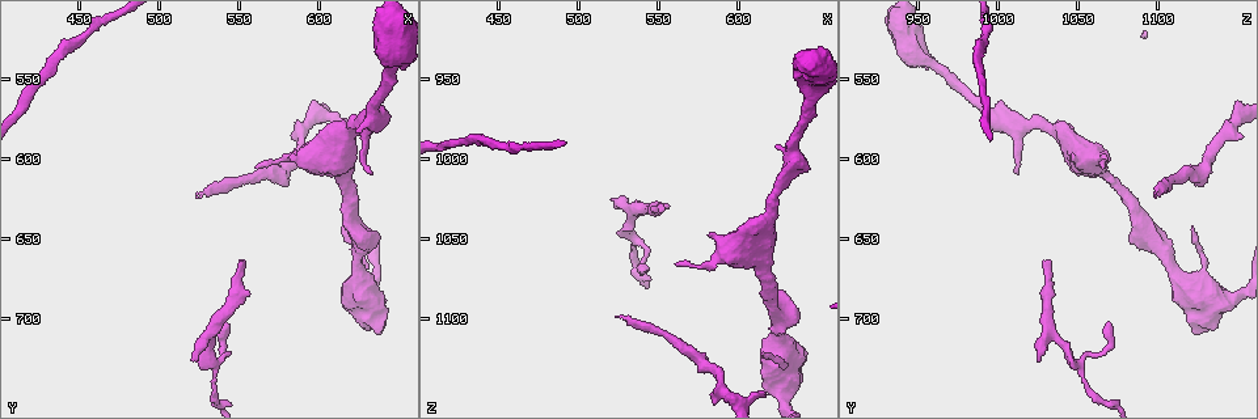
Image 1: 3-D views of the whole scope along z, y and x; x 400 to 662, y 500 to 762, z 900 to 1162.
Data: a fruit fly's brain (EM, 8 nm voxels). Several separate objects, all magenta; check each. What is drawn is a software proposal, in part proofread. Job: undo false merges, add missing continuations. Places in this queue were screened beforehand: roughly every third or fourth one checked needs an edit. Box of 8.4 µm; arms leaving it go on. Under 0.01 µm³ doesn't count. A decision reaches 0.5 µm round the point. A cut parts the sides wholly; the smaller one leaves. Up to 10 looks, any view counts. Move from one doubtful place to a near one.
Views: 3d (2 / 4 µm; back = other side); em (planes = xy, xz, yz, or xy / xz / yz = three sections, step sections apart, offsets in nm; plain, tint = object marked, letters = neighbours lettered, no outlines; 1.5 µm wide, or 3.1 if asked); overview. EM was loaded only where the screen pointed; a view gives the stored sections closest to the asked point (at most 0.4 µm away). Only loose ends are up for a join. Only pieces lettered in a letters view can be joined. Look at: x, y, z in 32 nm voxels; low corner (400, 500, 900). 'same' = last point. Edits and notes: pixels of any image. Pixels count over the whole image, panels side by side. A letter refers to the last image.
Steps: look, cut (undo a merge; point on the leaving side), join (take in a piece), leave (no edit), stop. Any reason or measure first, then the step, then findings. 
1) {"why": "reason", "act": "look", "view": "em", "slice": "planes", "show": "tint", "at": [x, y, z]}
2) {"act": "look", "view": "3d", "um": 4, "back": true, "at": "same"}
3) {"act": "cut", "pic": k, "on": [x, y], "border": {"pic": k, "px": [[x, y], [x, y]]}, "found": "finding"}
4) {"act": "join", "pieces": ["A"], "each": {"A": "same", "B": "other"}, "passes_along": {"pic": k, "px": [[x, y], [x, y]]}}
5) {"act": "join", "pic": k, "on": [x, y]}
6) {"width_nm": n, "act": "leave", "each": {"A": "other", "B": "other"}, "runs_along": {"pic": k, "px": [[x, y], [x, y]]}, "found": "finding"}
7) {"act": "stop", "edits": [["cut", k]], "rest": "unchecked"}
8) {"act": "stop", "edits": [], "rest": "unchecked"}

{"why": "branch stops here", "act": "look", "view": "3d", "um": 4, "at": [518, 726, 1026]}

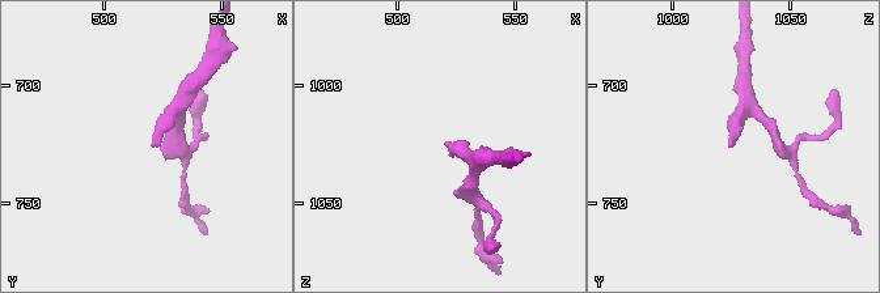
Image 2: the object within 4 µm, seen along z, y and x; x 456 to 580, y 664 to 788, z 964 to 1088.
{"act": "look", "view": "em", "slice": "planes", "show": "tint", "at": [520, 726, 1024]}

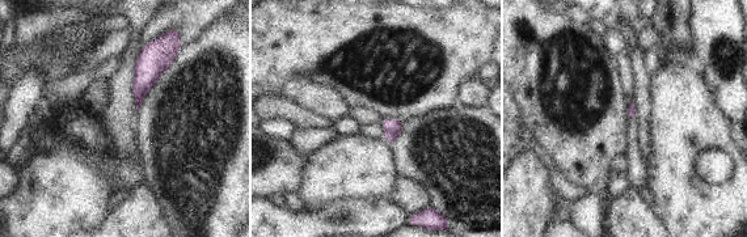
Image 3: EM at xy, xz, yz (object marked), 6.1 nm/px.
{"why": "what lies round it", "act": "look", "view": "em", "slice": "planes", "show": "letters", "at": "same"}

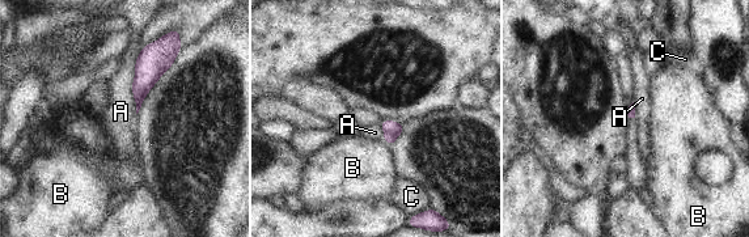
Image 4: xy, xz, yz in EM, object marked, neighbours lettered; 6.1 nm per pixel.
{"act": "leave", "each": {"A": "other", "B": "other", "C": "other"}, "border": {"pic": 4, "px": [[143, 46], [132, 81], [135, 113]]}, "found": "no lettered piece goes on from it"}

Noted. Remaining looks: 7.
{"why": "tapers out", "act": "look", "view": "em", "slice": "planes", "show": "letters", "at": [554, 664, 1030]}

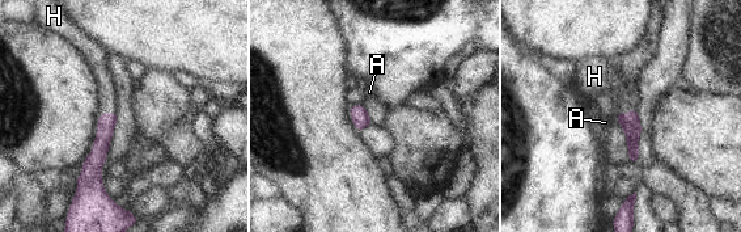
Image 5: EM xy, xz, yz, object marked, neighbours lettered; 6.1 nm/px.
{"act": "join", "pic": 5, "on": [609, 76], "each": {"A": "other", "H": "same"}, "passes_along": {"pic": 5, "px": [[630, 122], [626, 113], [609, 76]]}, "found": "it goes on there"}

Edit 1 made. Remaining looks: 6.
{"why": "thick end", "act": "look", "view": "em", "slice": "xz", "step": 8, "show": "tint", "at": [636, 710, 1122]}

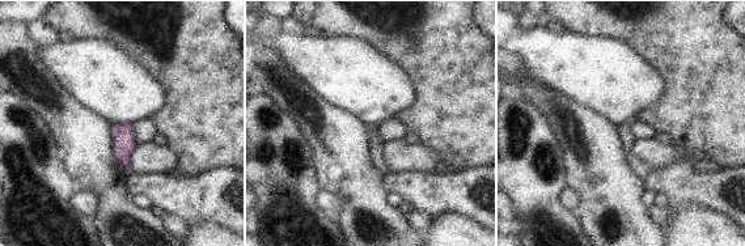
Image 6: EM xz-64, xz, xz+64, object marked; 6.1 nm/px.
{"why": "another direction", "act": "look", "view": "em", "slice": "planes", "show": "letters", "at": "same"}

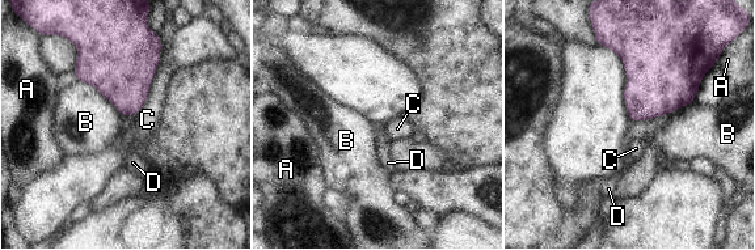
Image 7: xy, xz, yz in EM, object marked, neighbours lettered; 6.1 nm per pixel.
{"act": "leave", "each": {"A": "other", "B": "other", "C": "other", "D": "other"}, "border": {"pic": 7, "px": [[648, 119], [632, 122]]}, "found": "none of them fits"}

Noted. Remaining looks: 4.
{"why": "branch stops here", "act": "look", "view": "em", "slice": "planes", "show": "letters", "at": [538, 704, 1068]}

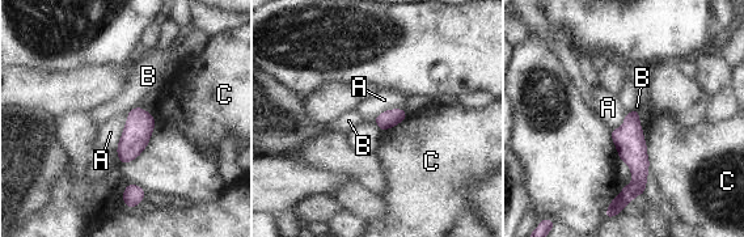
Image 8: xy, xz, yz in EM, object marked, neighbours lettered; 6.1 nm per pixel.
{"width_nm": 120, "act": "leave", "each": {"A": "other", "B": "other", "C": "other"}, "runs_along": {"pic": 8, "px": [[635, 114], [637, 182], [622, 197]]}, "found": "no lettered piece goes on from it"}

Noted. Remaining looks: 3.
{"act": "stop", "edits": [["join", 5]], "rest": "unchecked"}

